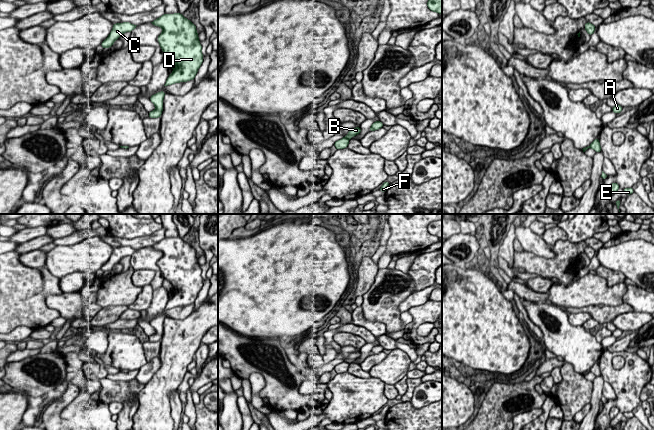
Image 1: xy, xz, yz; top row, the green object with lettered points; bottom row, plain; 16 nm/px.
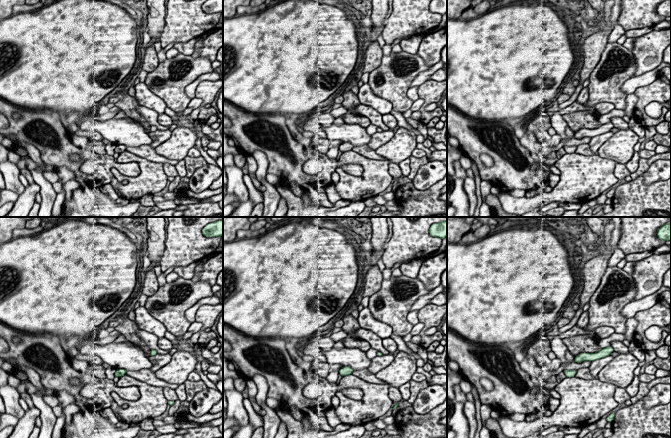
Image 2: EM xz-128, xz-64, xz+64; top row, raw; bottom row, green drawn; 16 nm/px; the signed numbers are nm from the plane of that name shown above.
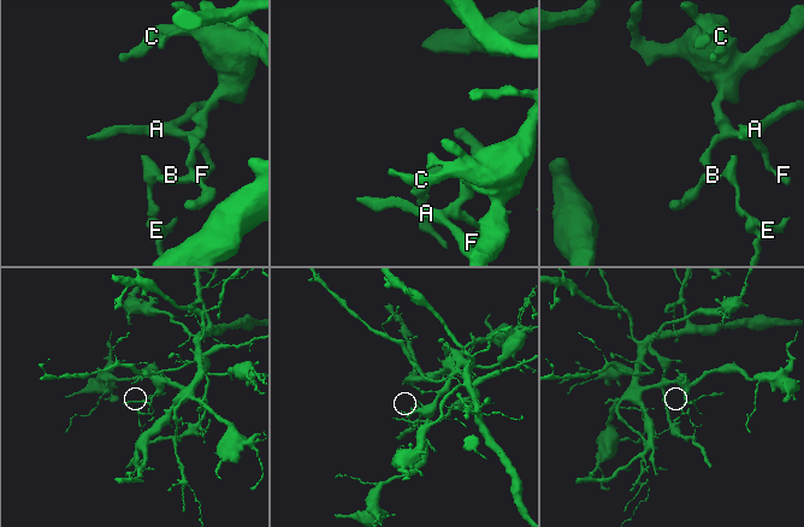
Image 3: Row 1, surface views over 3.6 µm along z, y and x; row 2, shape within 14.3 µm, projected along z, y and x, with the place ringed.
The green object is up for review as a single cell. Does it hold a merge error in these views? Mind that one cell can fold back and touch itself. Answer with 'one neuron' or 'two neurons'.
two neurons

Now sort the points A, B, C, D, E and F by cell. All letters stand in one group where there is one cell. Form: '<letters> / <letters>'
A B C D F / E

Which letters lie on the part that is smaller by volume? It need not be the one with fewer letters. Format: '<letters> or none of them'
E

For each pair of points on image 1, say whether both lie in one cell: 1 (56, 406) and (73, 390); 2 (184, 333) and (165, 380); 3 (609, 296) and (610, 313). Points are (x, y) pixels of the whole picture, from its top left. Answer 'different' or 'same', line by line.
1: same
2: same
3: different

